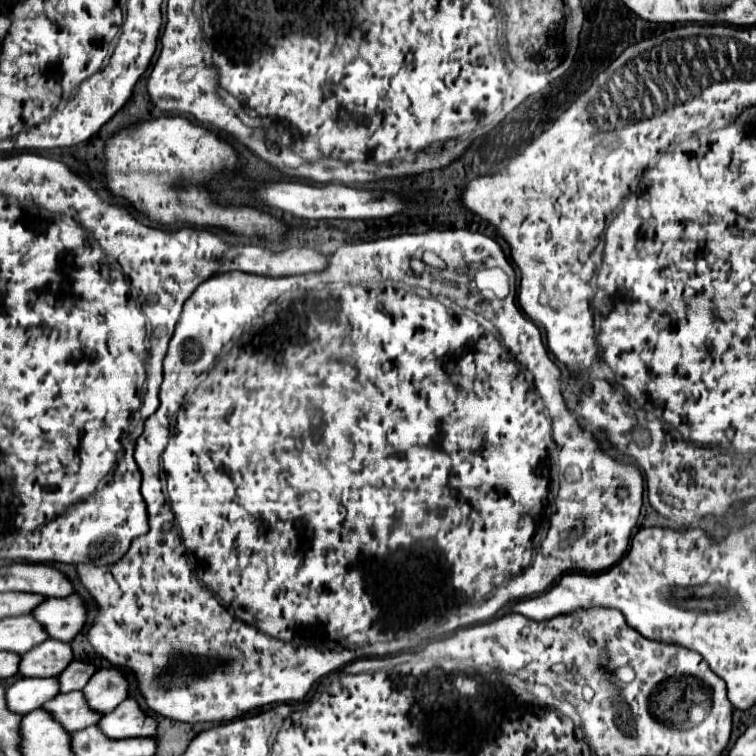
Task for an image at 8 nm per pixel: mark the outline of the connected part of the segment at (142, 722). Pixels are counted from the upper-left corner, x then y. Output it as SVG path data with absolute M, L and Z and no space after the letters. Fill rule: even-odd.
M128 697L112 713L102 717L100 727L112 739L152 737L158 731L158 721L154 715L144 713L134 697Z

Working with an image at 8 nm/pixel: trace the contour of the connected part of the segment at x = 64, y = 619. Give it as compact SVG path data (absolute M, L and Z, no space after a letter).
M70 595L64 599L46 599L32 613L50 633L52 639L72 641L86 623L86 603L80 595Z

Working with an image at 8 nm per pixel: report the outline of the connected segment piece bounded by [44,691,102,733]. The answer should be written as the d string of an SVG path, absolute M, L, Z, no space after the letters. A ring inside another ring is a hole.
M82 691L58 695L52 701L48 701L44 709L48 709L70 733L78 729L86 729L90 725L98 725L98 717L102 717L98 711L86 705L86 697Z

